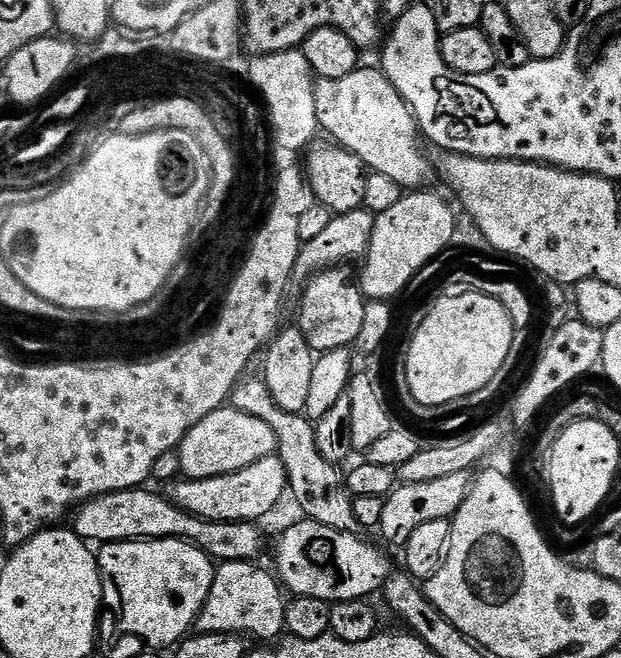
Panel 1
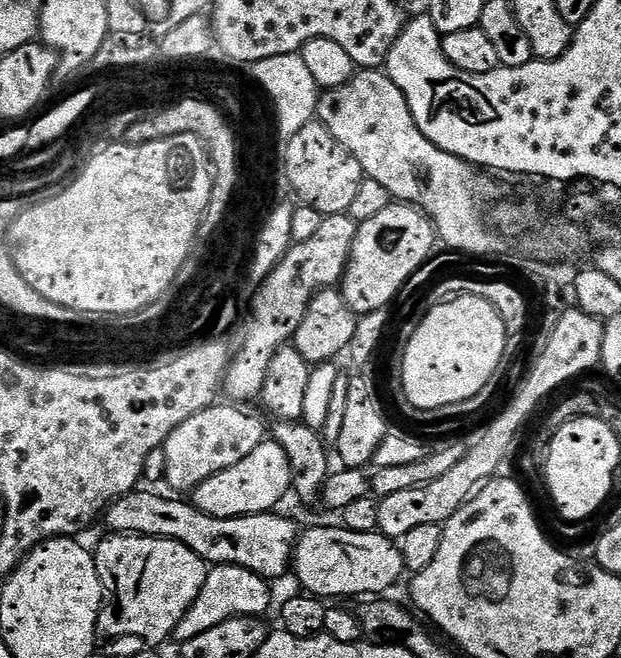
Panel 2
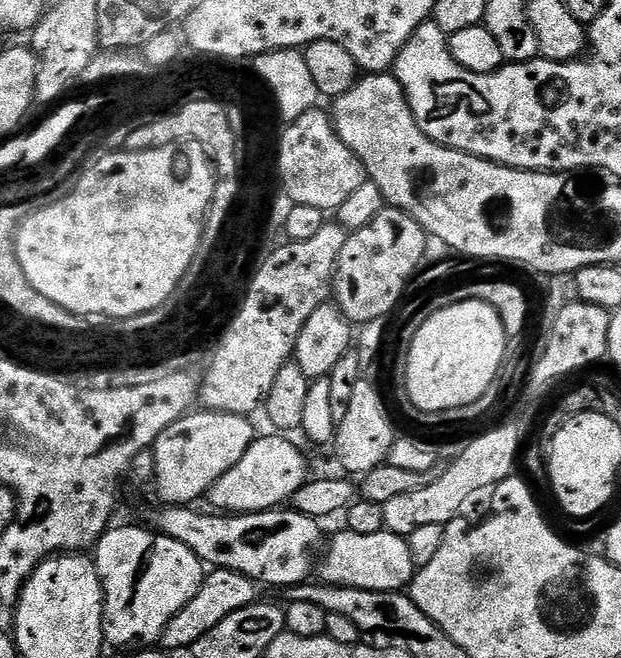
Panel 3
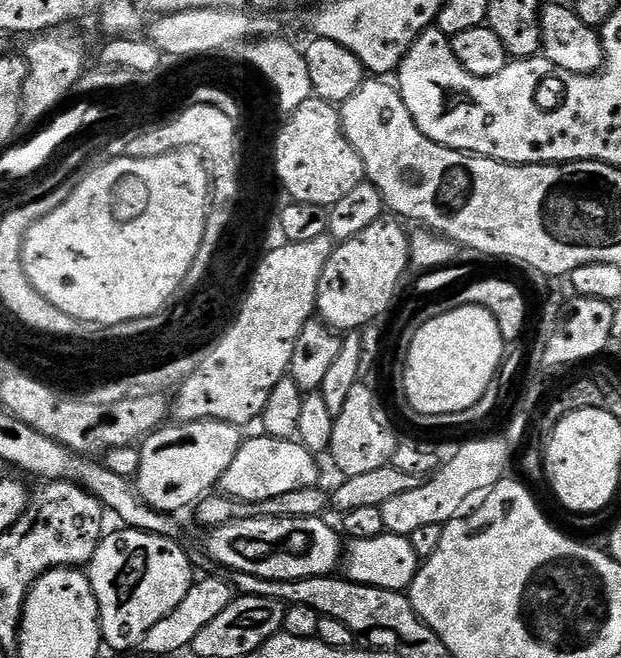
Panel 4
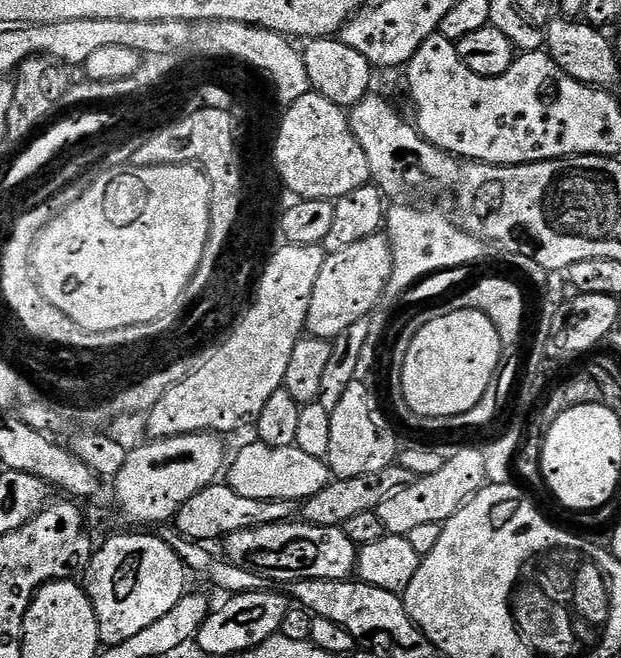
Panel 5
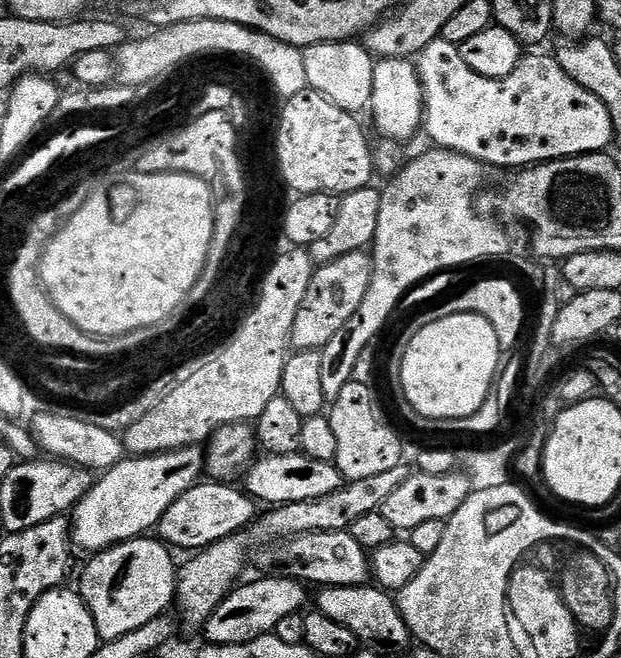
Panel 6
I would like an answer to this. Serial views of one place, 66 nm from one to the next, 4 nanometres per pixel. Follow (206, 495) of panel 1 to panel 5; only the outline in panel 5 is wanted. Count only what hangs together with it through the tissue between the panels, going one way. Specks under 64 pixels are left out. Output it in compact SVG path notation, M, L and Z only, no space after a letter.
M251 442L236 457L231 457L230 467L226 472L226 483L238 494L246 498L270 498L271 500L295 500L305 502L318 490L332 483L334 477L324 460L306 454L306 450L297 448L271 448L259 442Z

